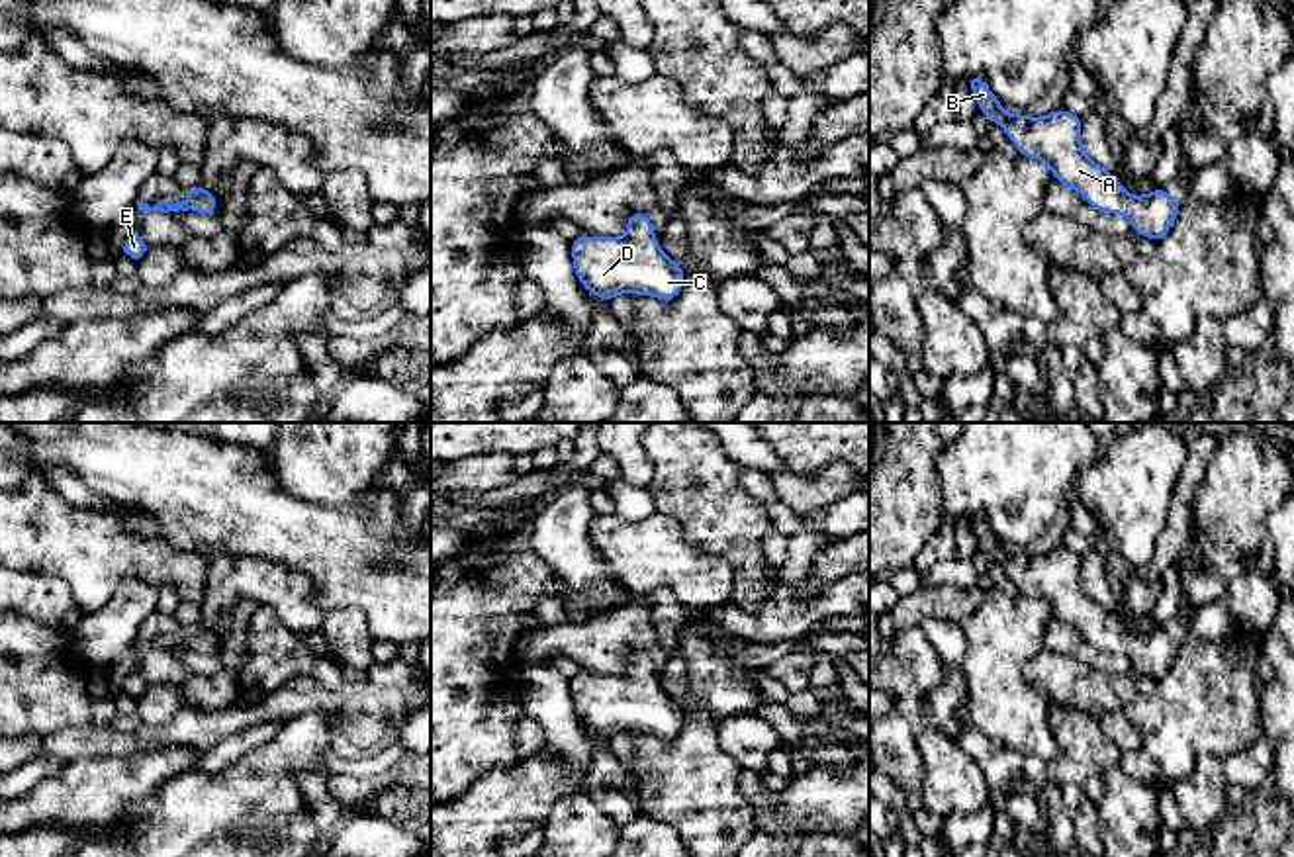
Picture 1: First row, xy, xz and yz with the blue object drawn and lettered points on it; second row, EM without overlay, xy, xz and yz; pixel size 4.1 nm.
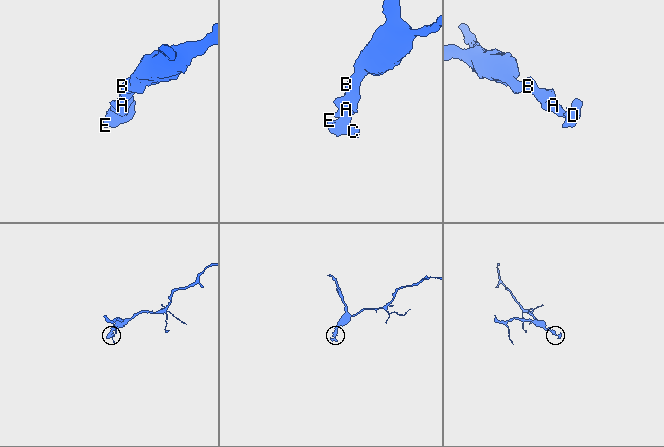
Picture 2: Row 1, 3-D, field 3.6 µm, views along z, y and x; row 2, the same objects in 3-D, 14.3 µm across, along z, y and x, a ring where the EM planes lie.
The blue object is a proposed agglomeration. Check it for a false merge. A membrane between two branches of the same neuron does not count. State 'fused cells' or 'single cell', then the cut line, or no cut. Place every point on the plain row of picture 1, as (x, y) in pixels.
single cell | no cut

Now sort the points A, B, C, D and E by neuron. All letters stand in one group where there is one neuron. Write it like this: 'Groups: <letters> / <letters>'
Groups: A B C D E

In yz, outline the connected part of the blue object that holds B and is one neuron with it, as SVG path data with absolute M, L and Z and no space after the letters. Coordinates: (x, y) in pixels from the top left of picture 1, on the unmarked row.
M969 520L979 550L1004 567L1022 595L1043 599L1051 616L1079 630L1098 652L1124 652L1139 675L1161 679L1169 673L1182 642L1159 624L1147 634L1128 634L1118 614L1085 593L1081 554L1059 546L1041 556L1010 554L987 520Z

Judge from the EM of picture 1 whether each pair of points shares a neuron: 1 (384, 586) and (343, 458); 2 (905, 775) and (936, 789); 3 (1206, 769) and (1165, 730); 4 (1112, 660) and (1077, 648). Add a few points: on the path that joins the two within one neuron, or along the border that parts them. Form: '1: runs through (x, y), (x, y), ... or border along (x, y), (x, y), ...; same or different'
1: border along (376, 488), (351, 503), (312, 505); different
2: border along (915, 738), (923, 767), (921, 791); different
3: border along (1220, 758), (1201, 758), (1187, 775), (1165, 783); different
4: runs through (1105, 660), (1085, 652); same

